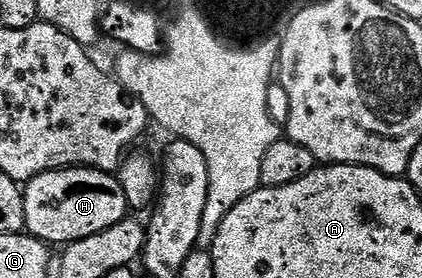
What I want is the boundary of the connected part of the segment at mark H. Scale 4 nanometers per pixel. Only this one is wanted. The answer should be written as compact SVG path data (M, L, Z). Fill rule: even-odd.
M70 166L63 170L48 170L24 183L23 193L25 230L46 244L54 244L53 242L68 244L83 240L87 236L95 236L122 222L130 209L120 181L112 173L95 170L92 166Z

